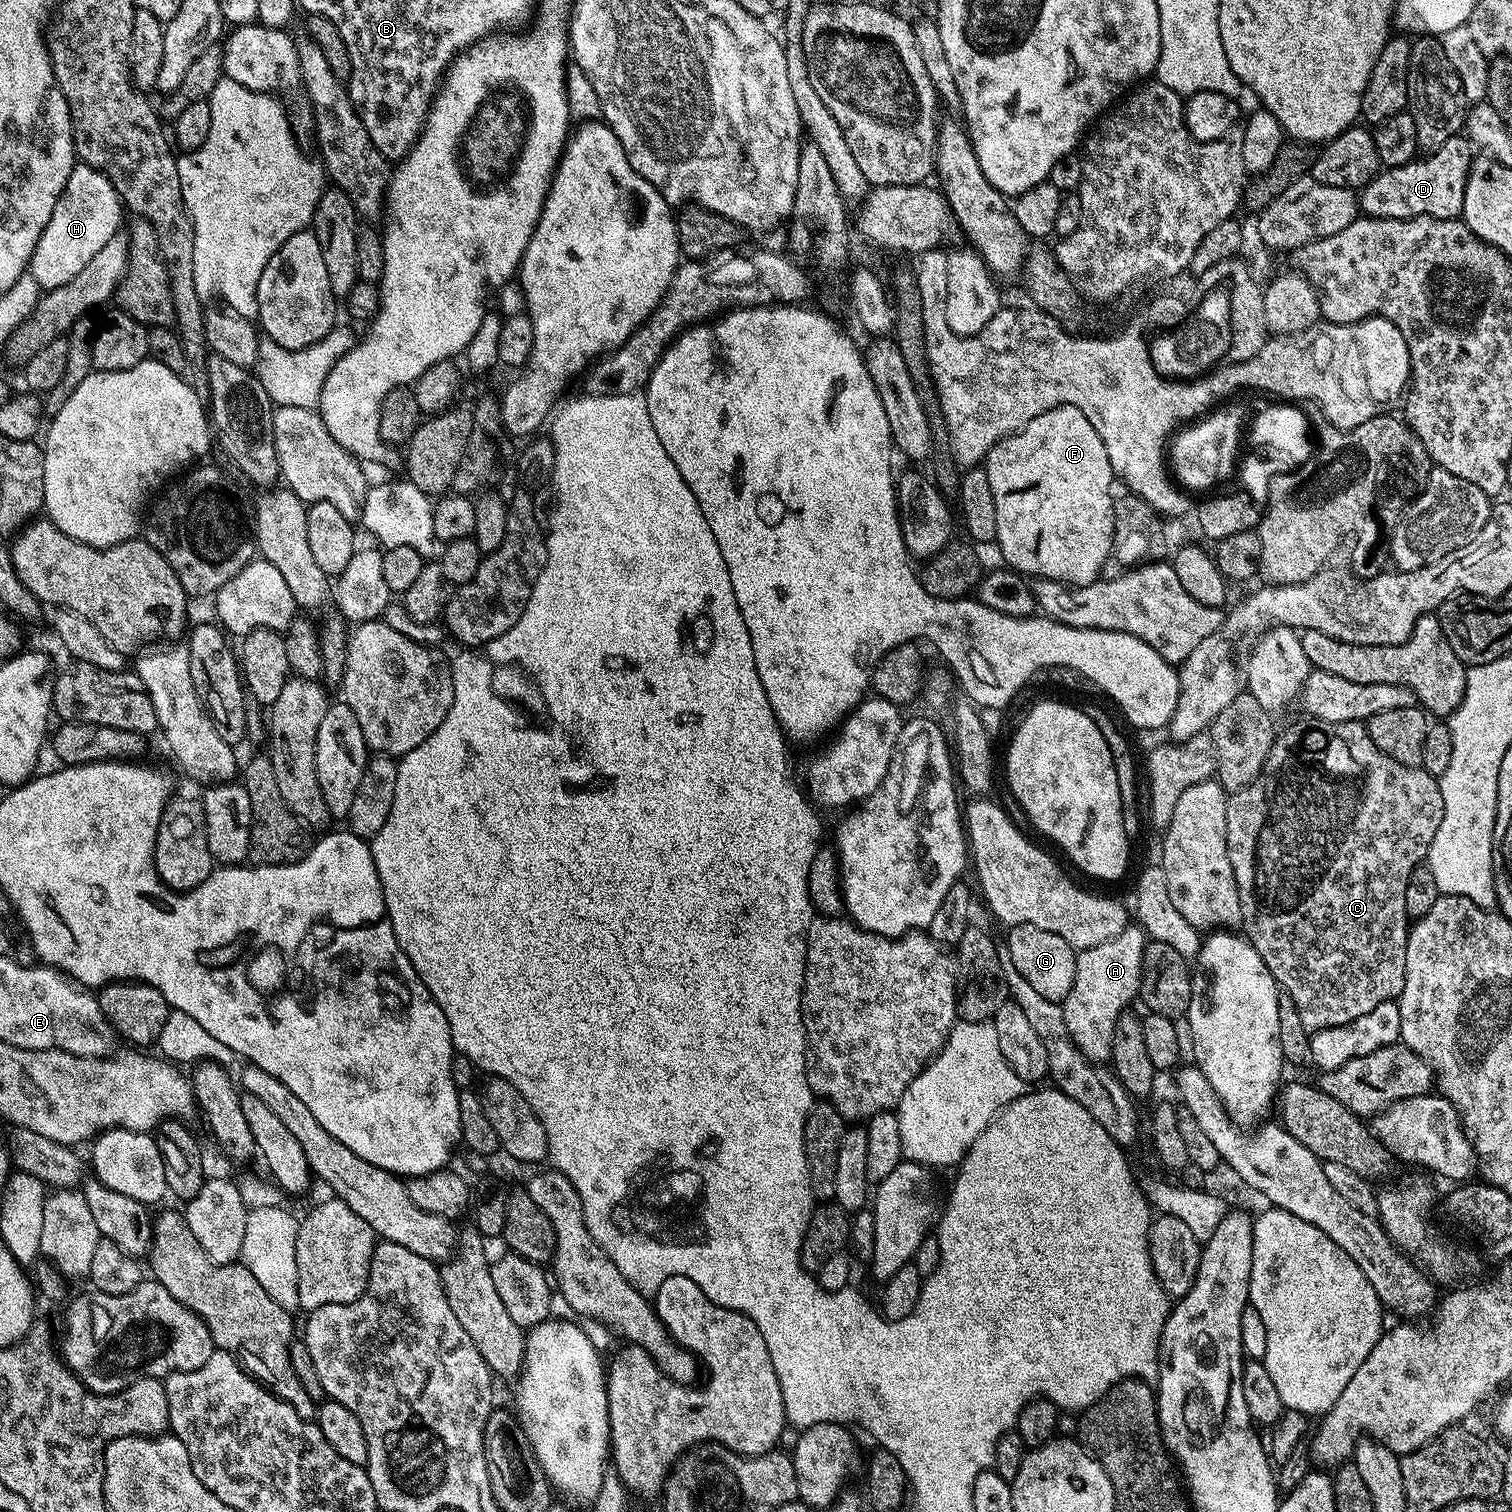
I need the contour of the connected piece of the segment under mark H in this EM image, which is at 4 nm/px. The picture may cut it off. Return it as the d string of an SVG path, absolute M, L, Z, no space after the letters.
M77 163L70 178L66 178L66 186L54 206L54 214L50 214L50 222L46 222L46 230L42 230L32 255L30 275L37 286L41 290L66 286L72 279L78 278L78 274L87 272L101 255L99 252L115 238L116 231L119 228L121 231L120 207L120 195L108 177L89 164Z

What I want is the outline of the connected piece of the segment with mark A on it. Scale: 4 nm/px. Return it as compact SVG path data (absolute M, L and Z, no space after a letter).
M1129 926L1122 930L1122 934L1098 946L1077 951L1074 986L1070 986L1070 994L1062 1001L1062 1007L1066 1030L1075 1048L1087 1061L1111 1061L1116 1023L1129 1007L1127 1004L1140 995L1145 943L1143 927Z

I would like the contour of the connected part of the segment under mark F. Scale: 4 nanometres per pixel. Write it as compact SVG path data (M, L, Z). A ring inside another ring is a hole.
M1060 405L1039 414L1020 431L998 441L988 452L986 467L998 514L995 543L1000 544L1003 563L1009 569L1028 578L1056 580L1078 588L1101 579L1114 538L1114 475L1102 438L1081 410Z

